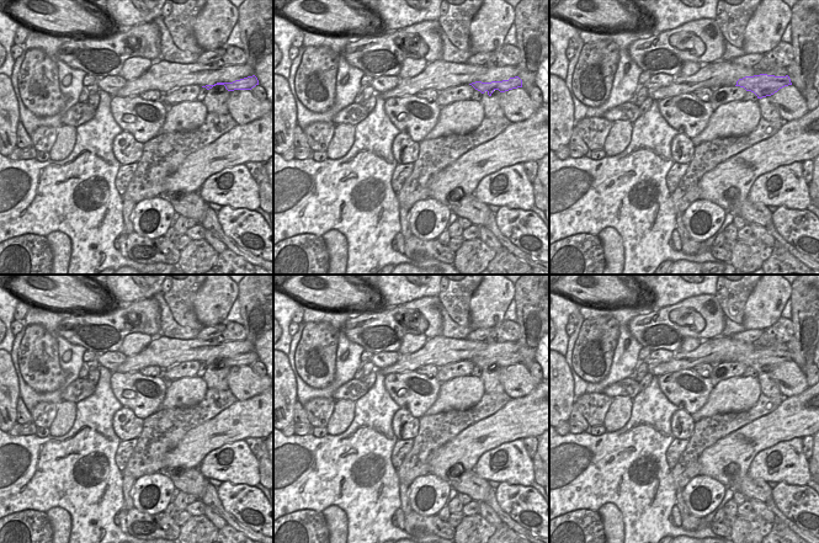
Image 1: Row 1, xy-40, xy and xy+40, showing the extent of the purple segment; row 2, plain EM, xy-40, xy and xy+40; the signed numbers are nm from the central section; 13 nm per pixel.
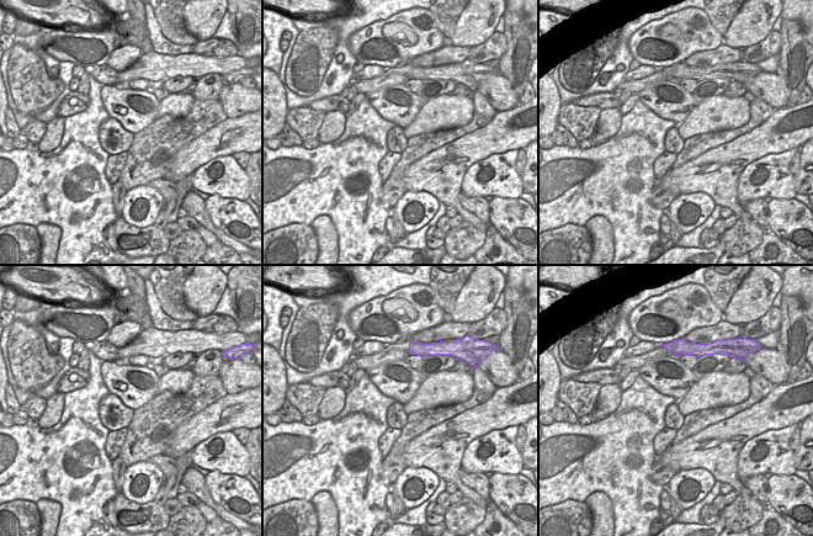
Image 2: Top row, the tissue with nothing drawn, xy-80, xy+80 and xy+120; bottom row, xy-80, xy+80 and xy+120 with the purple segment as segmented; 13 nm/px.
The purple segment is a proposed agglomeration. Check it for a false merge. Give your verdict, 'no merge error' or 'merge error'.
no merge error

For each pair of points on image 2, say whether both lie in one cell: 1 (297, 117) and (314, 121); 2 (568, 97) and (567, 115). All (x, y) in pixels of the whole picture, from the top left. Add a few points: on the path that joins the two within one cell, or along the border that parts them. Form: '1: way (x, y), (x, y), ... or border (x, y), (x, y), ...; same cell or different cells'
1: way (301, 120), (311, 121); same cell
2: border (570, 102), (562, 105); different cells

